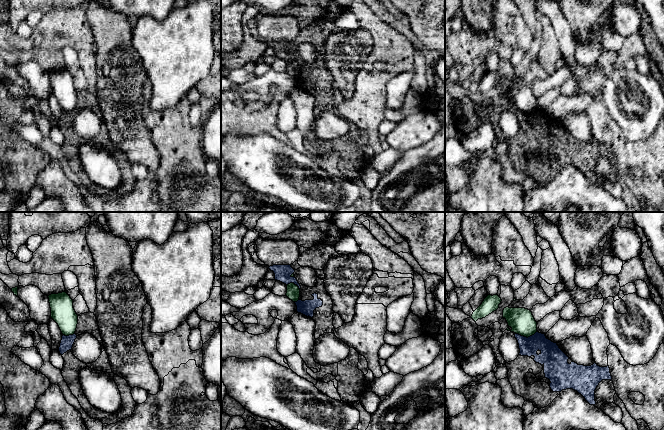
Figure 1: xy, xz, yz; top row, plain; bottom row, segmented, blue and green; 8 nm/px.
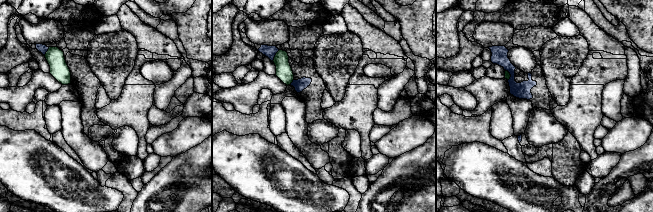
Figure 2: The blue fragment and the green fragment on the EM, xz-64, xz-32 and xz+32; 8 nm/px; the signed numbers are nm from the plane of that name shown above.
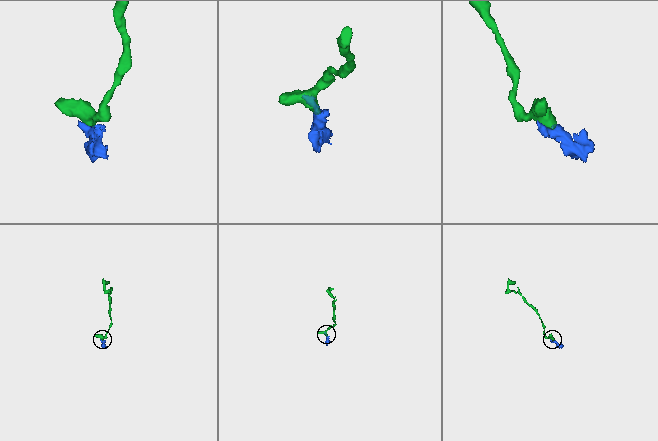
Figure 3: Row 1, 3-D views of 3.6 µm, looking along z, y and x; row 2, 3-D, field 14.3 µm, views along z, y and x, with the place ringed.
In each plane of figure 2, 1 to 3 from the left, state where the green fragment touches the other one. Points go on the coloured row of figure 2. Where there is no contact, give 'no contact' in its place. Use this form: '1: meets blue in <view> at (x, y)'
1: meets blue in xz-64 at (47, 50)
2: meets blue in xz-32 at (274, 56)
3: meets blue in xz+32 at (510, 74)

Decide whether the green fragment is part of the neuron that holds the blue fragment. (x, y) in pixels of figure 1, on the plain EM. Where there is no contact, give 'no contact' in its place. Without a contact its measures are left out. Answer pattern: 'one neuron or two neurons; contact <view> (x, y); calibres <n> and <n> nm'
two neurons; contact yz (526, 113); calibres 180 and 200 nm

